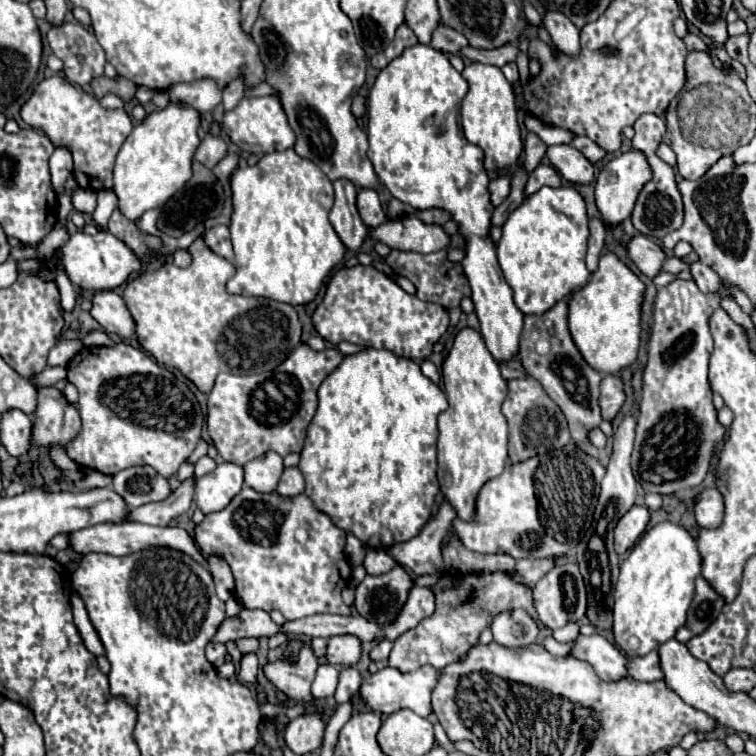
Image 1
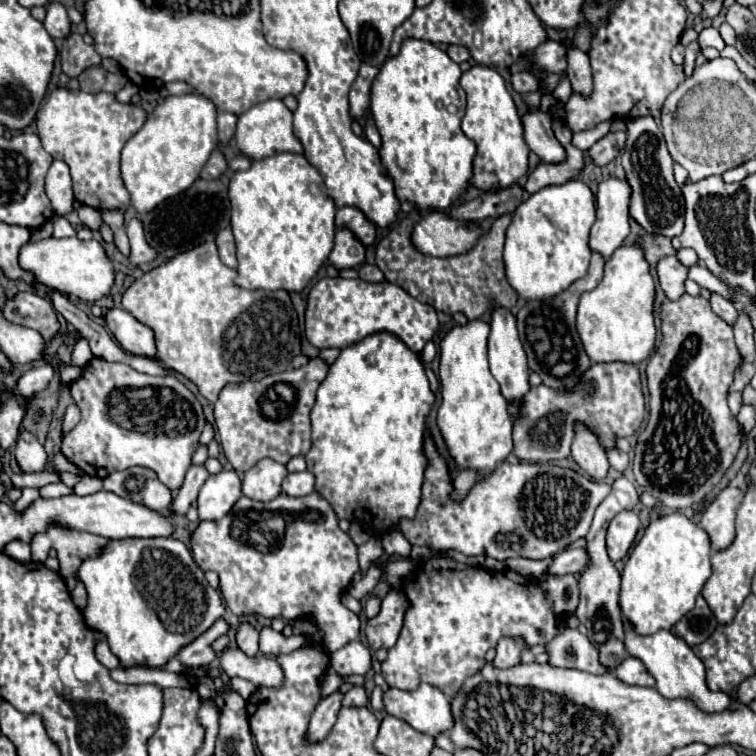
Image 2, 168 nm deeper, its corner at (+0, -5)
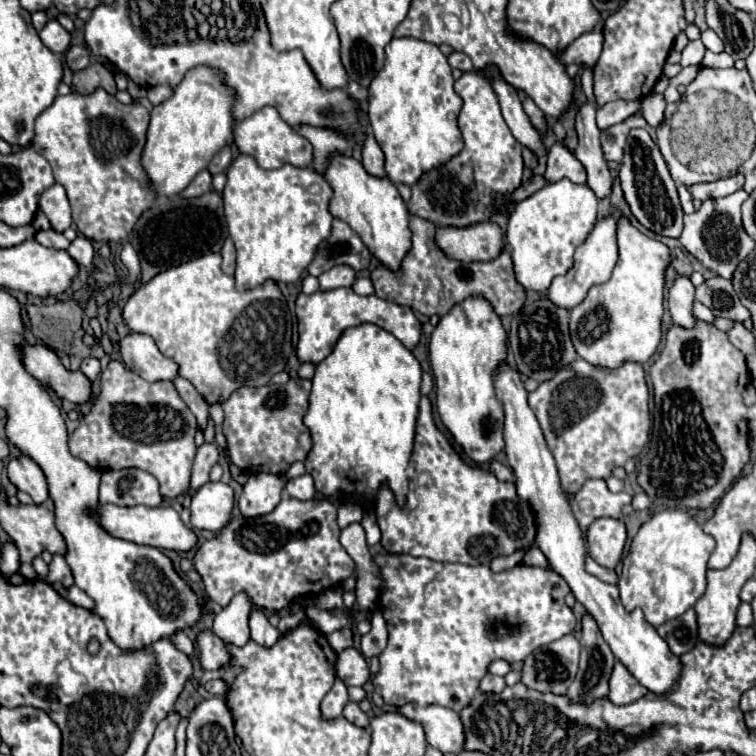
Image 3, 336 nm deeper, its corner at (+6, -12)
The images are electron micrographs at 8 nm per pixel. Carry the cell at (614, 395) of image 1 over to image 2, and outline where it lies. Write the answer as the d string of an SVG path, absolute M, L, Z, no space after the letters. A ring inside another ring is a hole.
M593 363L575 389L551 389L547 385L533 387L521 407L519 419L513 423L513 453L523 461L565 459L571 455L575 423L587 425L599 439L599 445L609 451L621 437L631 437L639 431L645 417L645 397L641 391L641 375L631 363Z

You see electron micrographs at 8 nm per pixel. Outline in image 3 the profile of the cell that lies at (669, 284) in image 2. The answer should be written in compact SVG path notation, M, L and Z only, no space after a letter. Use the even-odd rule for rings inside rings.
M677 276L669 288L669 312L675 324L683 328L693 326L693 300L695 300L695 286L687 276Z

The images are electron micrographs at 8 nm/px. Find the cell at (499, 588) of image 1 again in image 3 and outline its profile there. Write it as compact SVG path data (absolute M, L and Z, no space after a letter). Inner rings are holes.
M409 554L375 556L375 562L383 574L381 612L387 620L389 644L379 656L381 668L373 678L373 686L385 704L391 706L401 706L407 702L441 704L459 712L477 694L489 662L497 658L511 664L521 662L539 646L573 632L577 624L571 608L565 604L565 596L571 592L569 584L553 570L519 564L511 570L495 574L489 570L489 566L443 564Z

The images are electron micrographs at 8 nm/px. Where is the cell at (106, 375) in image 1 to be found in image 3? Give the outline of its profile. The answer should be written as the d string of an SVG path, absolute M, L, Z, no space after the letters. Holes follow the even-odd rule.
M113 360L105 368L105 374L101 374L99 394L91 400L91 410L83 414L83 422L69 436L69 452L75 458L95 470L145 470L159 480L165 498L177 498L187 492L189 472L197 452L193 442L197 422L173 382L151 384L127 370L123 362Z

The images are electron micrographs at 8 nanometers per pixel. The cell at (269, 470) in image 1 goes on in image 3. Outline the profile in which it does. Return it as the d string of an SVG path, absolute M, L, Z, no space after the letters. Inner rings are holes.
M259 472L251 474L249 480L243 484L243 492L239 496L239 510L243 516L263 516L269 514L281 500L281 492L285 488L287 478Z

